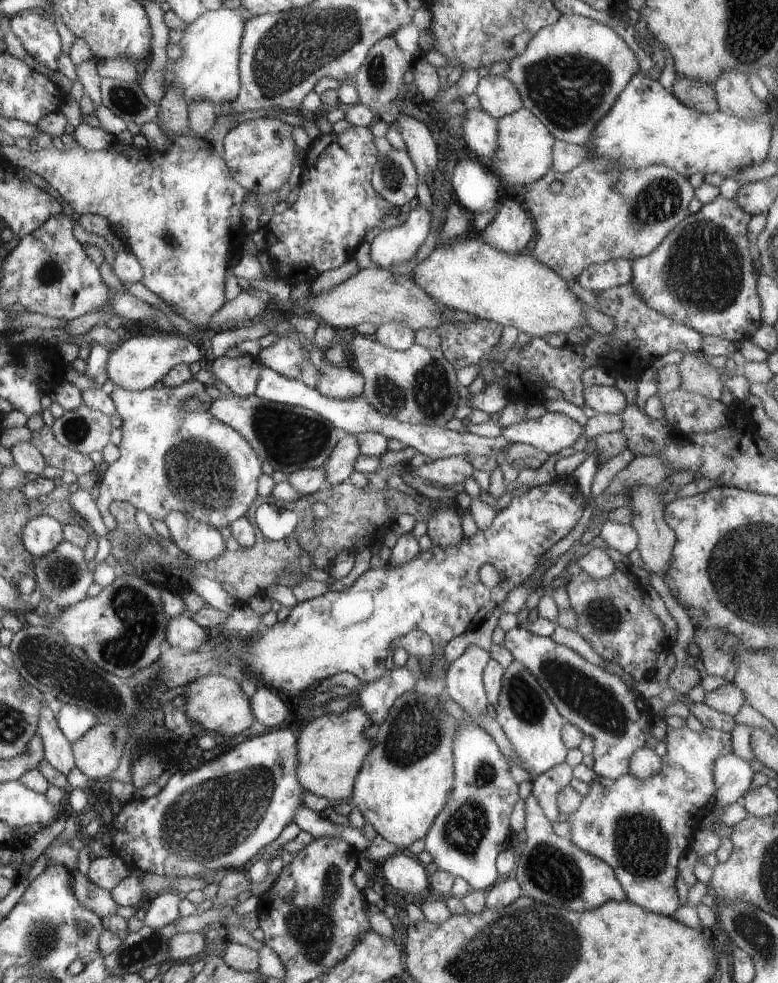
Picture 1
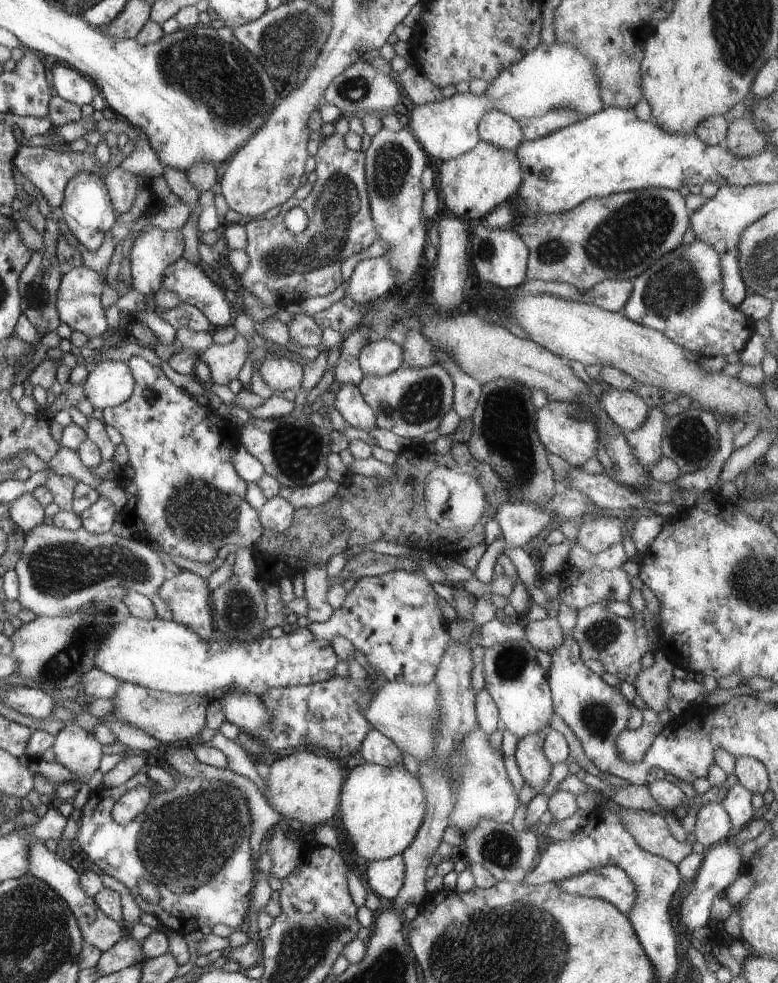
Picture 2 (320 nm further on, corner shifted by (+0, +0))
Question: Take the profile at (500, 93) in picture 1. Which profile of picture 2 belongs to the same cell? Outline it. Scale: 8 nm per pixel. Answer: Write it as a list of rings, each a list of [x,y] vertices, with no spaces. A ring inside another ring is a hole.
[[[500,111],[486,113],[477,126],[480,141],[509,151],[515,151],[524,142],[519,122]]]

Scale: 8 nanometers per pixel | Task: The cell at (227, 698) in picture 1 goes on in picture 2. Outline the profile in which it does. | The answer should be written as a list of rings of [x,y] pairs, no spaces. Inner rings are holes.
[[[122,683],[112,698],[113,714],[118,721],[133,726],[167,745],[186,744],[198,739],[206,726],[206,705],[201,696],[172,694],[149,689],[134,683]]]

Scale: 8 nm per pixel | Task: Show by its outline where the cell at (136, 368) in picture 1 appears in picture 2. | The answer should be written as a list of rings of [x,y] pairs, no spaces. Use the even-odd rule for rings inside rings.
[[[100,361],[84,382],[85,397],[95,409],[107,409],[126,402],[132,396],[134,374],[126,363]]]

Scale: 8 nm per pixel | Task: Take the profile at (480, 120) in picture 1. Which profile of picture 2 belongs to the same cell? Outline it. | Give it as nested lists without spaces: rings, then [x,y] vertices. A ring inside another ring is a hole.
[[[556,41],[551,46],[538,45],[520,62],[501,70],[480,96],[456,92],[441,101],[416,105],[413,110],[406,111],[406,115],[409,129],[425,153],[444,162],[476,146],[479,141],[477,126],[486,113],[500,111],[519,121],[524,117],[539,117],[552,107],[565,106],[574,107],[585,118],[605,107],[600,98],[595,63],[573,45],[561,45]]]

